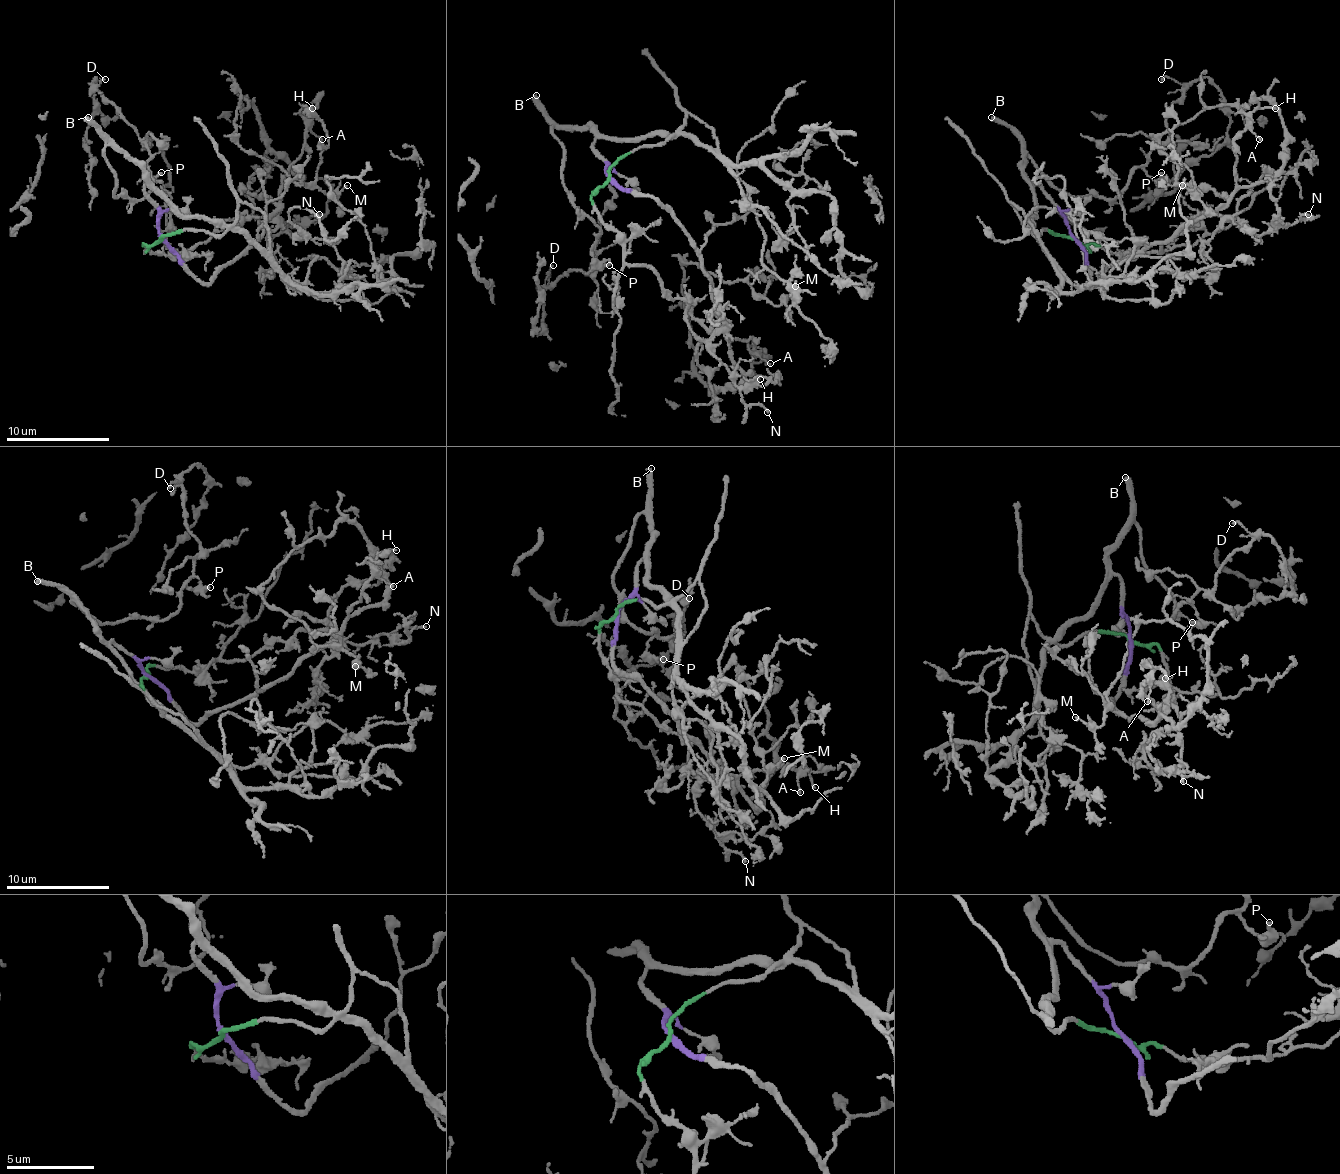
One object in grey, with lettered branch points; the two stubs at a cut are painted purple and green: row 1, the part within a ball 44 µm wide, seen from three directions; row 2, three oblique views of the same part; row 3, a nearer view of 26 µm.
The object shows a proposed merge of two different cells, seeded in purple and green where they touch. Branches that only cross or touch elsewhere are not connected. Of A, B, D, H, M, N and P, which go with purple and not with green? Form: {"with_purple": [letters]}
{"with_purple": ["A", "B", "D", "H", "M", "P"]}

